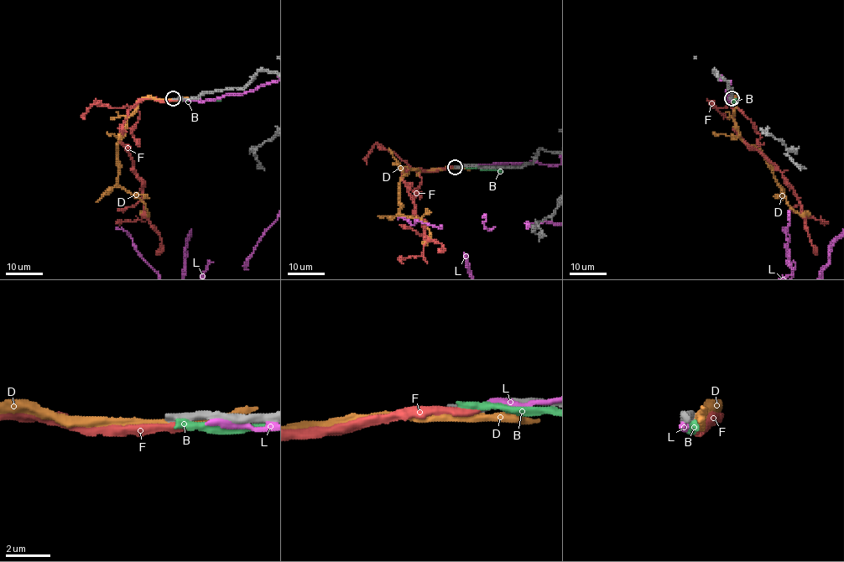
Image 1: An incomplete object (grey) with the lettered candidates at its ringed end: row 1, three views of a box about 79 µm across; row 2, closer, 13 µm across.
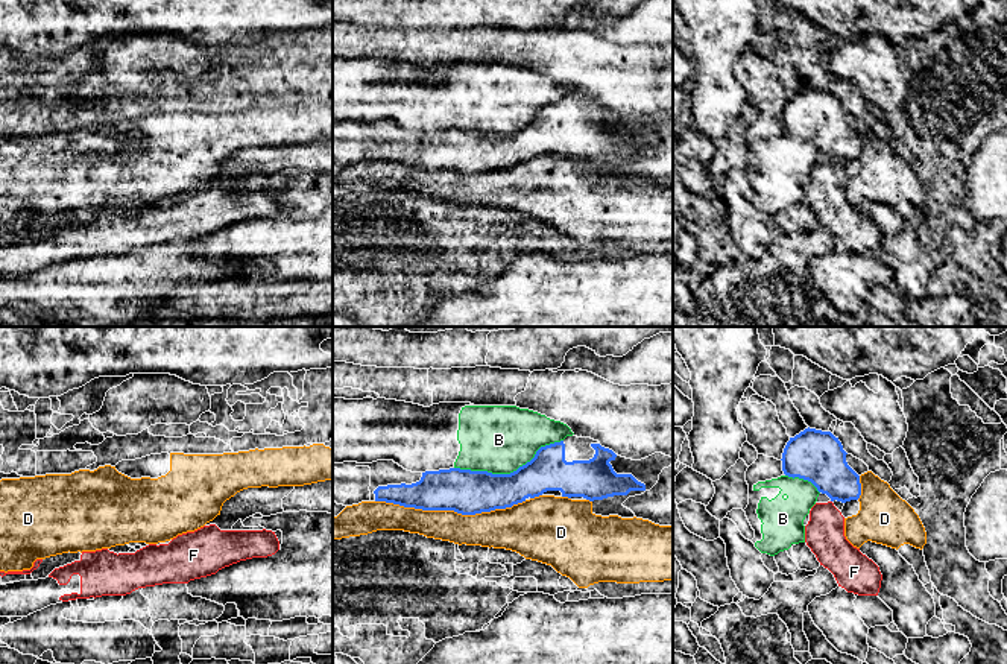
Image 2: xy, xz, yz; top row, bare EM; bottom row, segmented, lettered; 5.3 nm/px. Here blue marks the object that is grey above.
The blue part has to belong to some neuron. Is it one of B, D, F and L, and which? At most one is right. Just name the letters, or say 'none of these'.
none of these

